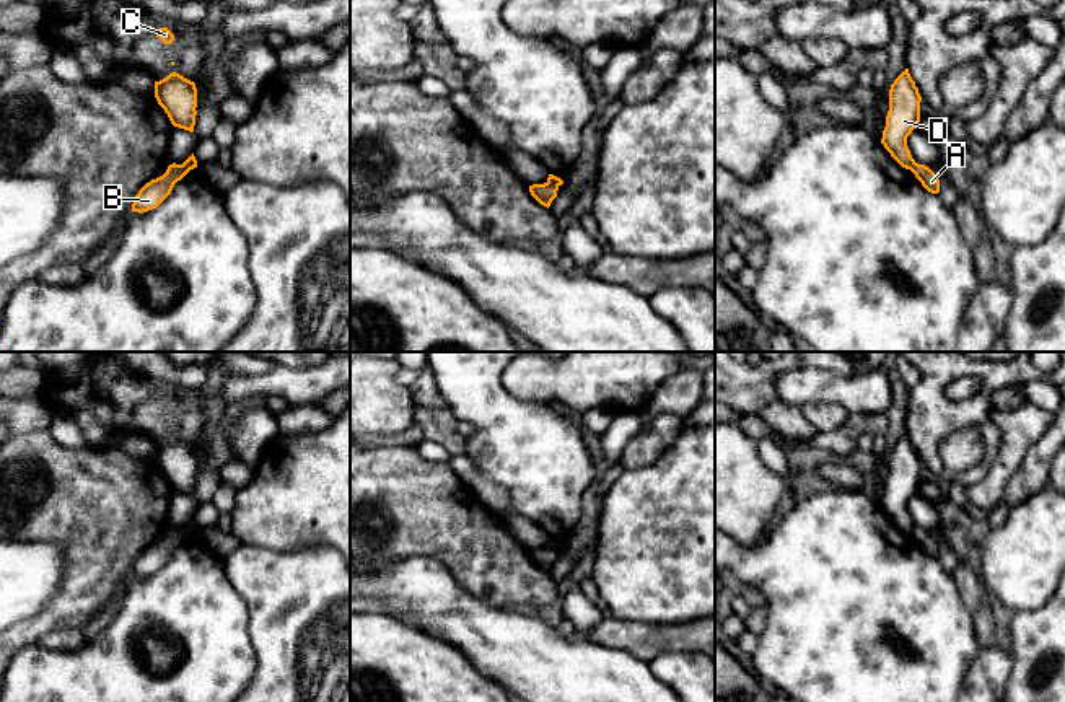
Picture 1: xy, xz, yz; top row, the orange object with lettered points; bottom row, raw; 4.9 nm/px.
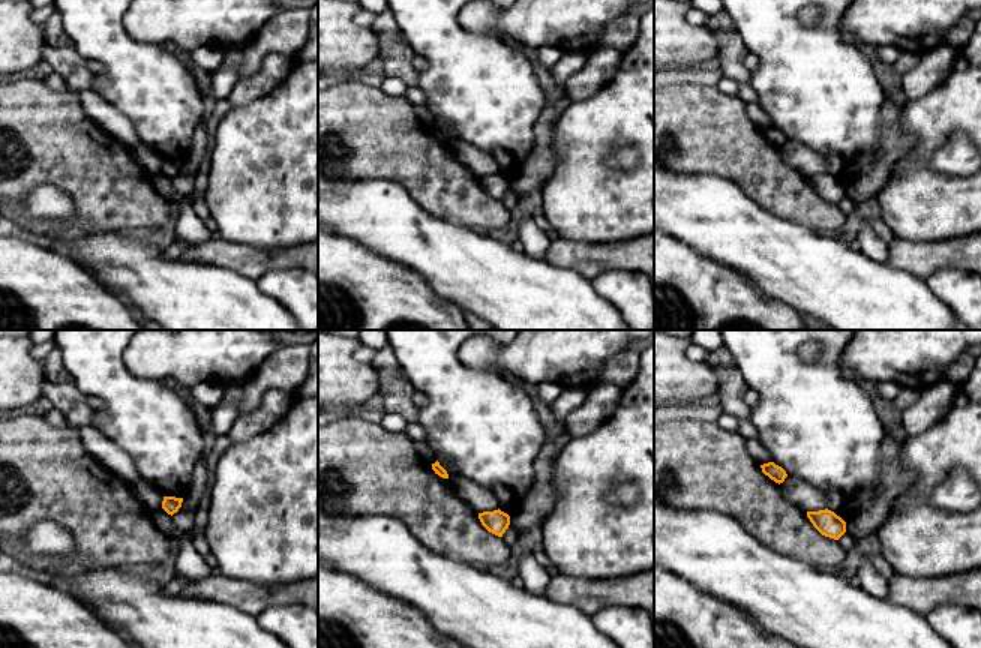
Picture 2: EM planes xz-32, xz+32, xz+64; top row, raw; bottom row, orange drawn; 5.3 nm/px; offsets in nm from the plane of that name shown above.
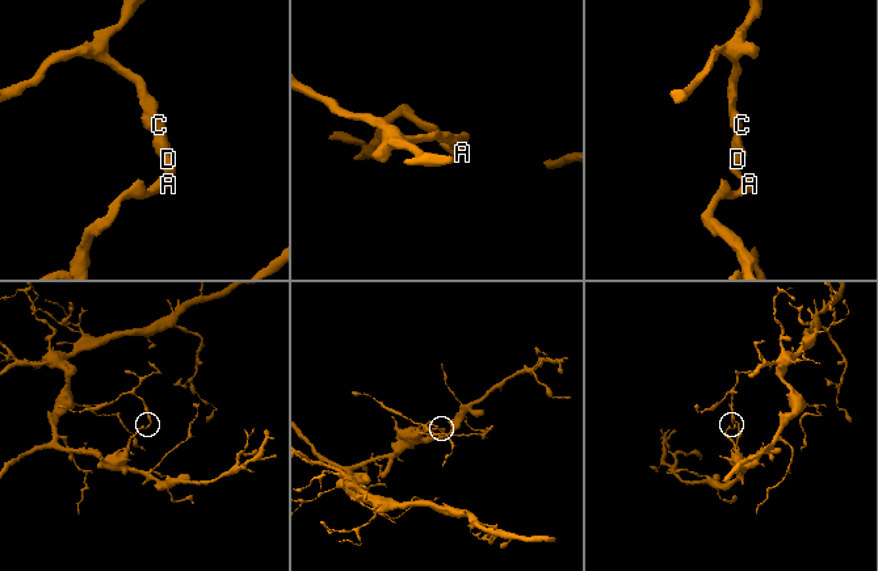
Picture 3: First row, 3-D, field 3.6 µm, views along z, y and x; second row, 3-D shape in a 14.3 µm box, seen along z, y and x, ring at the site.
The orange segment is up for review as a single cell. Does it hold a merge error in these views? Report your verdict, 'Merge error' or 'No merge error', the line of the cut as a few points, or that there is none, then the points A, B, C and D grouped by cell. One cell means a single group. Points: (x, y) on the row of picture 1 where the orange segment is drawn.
Merge error. Split along yz (915, 163), (911, 170). Groups: A B / C D

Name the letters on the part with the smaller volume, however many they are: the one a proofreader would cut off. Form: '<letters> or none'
C, D

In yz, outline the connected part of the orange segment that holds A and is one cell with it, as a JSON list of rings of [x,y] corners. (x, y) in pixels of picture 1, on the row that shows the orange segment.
[[[915,163],[910,171],[928,192],[940,192],[940,179],[928,166]]]

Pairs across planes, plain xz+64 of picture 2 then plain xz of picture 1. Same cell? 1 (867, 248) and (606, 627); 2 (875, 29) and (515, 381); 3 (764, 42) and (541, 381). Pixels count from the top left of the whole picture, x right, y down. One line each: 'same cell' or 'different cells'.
1: different cells
2: same cell
3: different cells

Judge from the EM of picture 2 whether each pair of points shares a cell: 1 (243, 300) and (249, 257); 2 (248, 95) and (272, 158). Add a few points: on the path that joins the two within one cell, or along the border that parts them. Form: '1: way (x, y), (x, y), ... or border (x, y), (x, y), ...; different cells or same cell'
1: border (213, 264), (236, 270), (255, 281); different cells
2: border (279, 81), (263, 96), (233, 107); different cells

